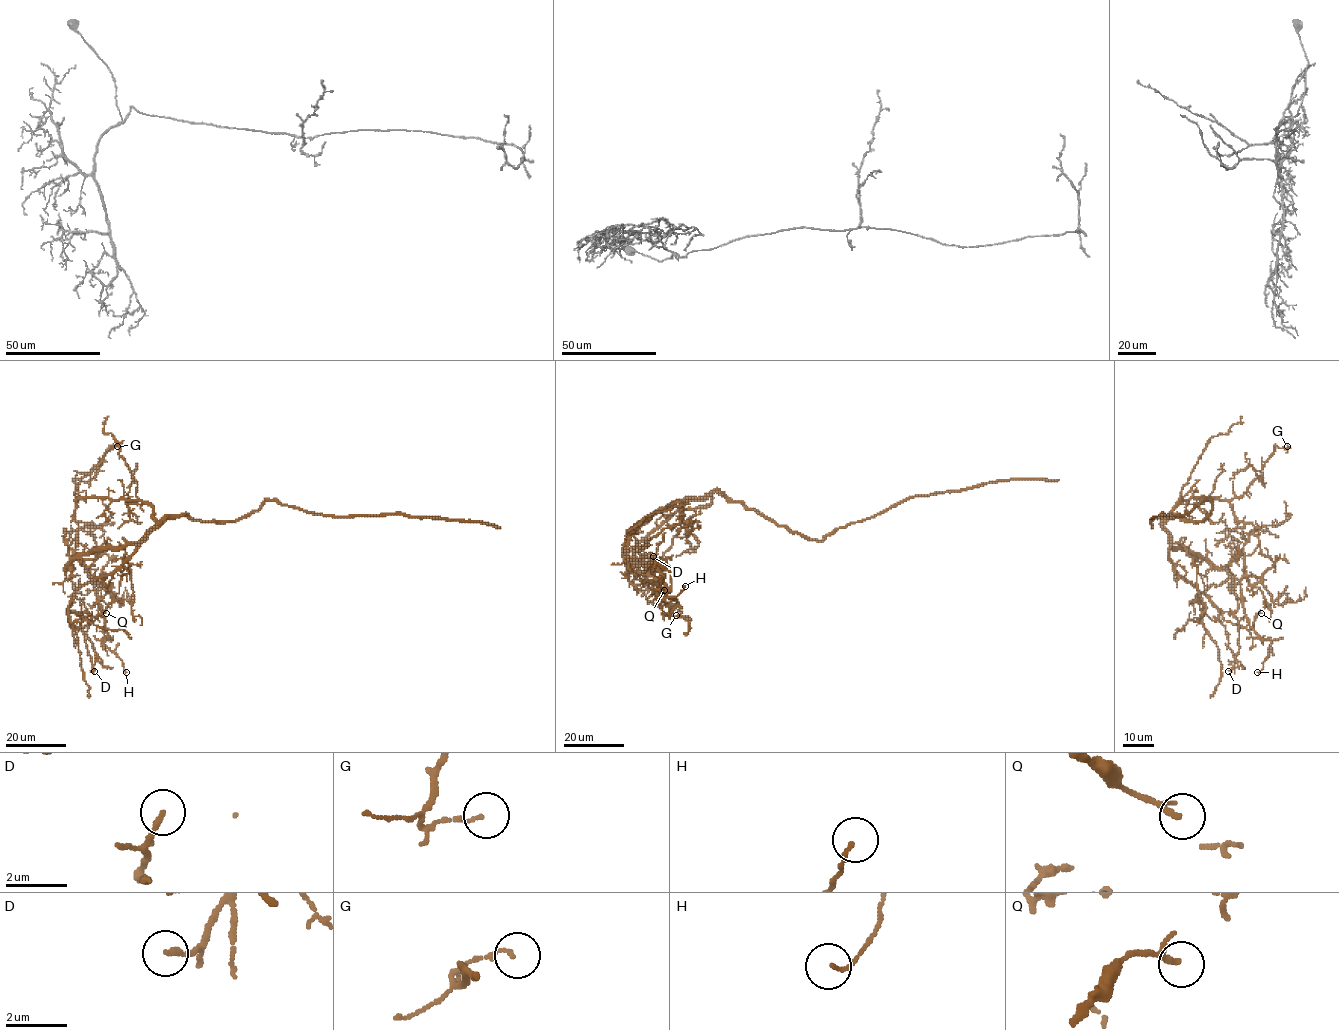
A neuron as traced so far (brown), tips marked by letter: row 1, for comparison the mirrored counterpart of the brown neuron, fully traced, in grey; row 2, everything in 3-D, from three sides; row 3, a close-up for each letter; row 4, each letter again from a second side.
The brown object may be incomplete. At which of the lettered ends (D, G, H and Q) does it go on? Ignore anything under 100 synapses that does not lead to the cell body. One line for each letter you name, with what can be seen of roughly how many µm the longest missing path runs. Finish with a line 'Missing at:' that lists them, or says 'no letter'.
Missing at: no letter

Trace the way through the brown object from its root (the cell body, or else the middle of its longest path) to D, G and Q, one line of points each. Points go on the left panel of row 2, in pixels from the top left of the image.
D: (187, 516), (164, 519), (113, 572), (85, 582), (73, 594), (67, 612), (90, 616), (84, 638), (94, 671)
G: (187, 516), (156, 521), (153, 508), (139, 501), (75, 501), (74, 479), (90, 481), (105, 451), (117, 446)
Q: (187, 516), (164, 519), (113, 572), (85, 582), (73, 594), (67, 617), (78, 630), (100, 612), (106, 613)

